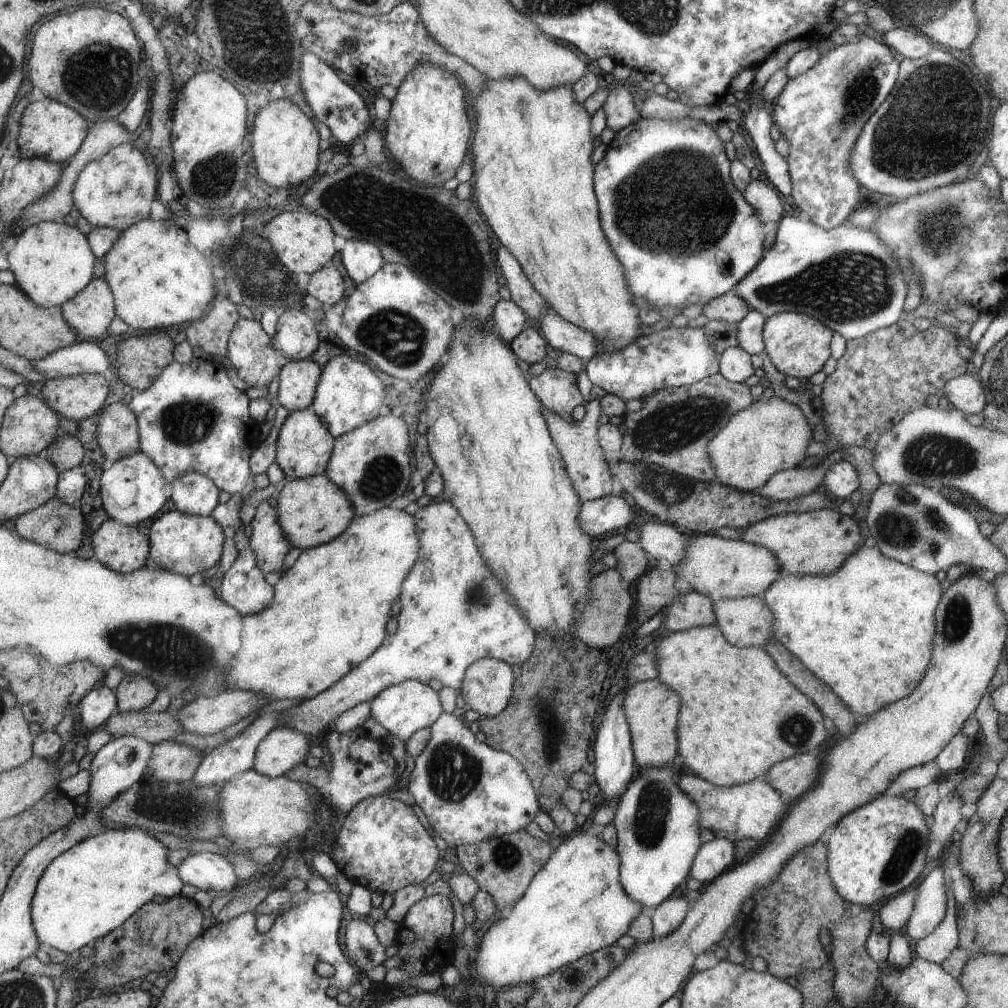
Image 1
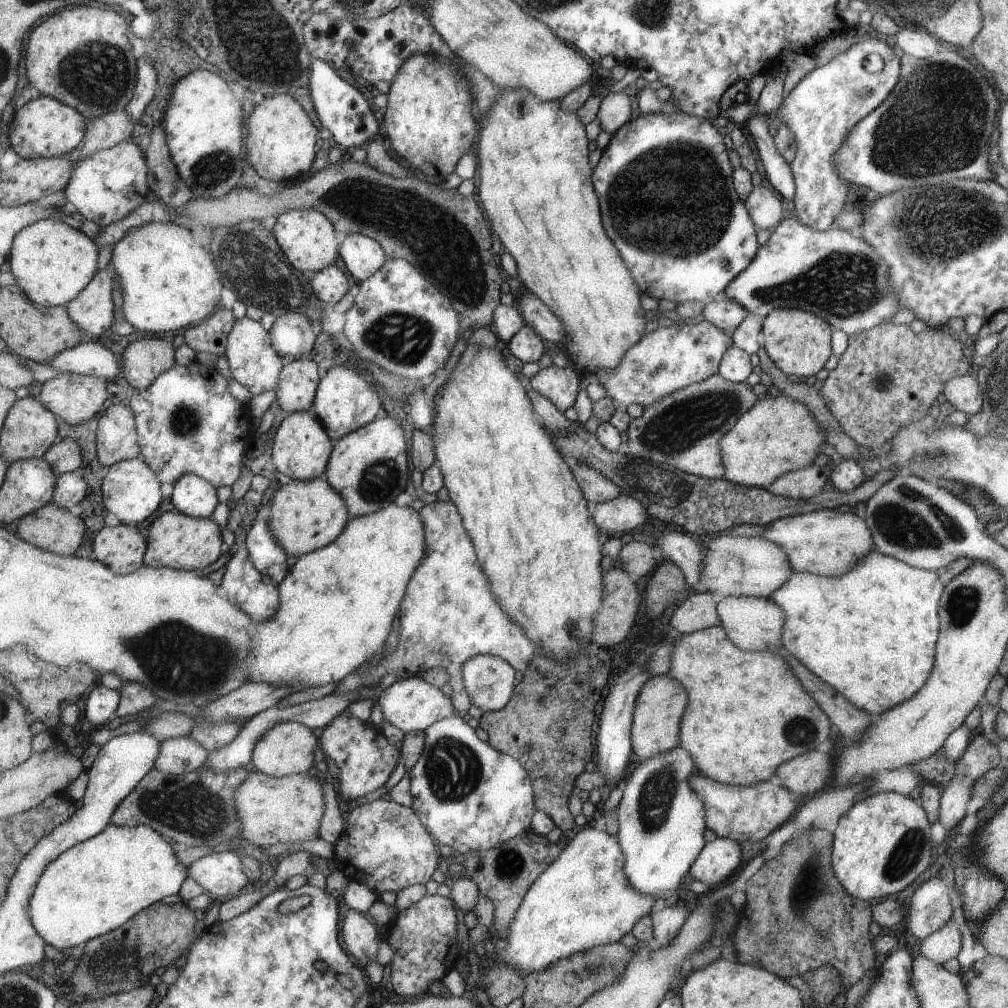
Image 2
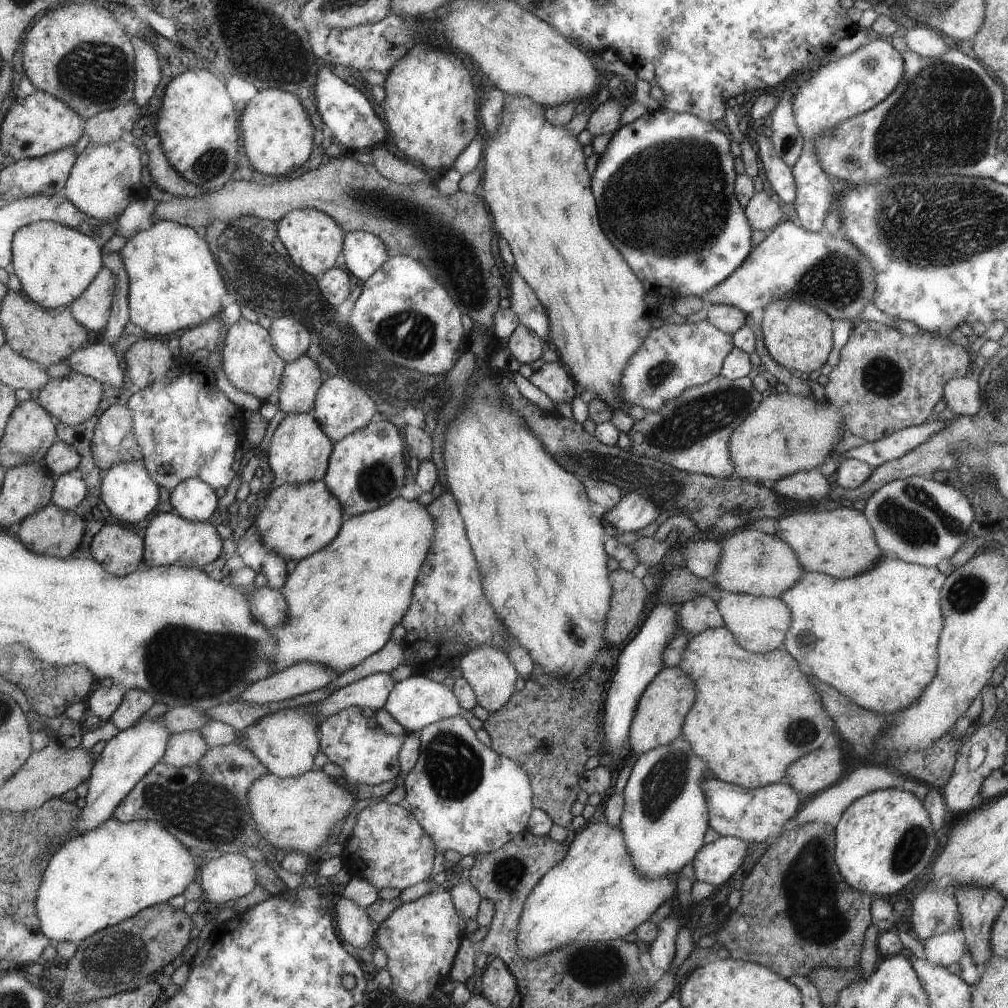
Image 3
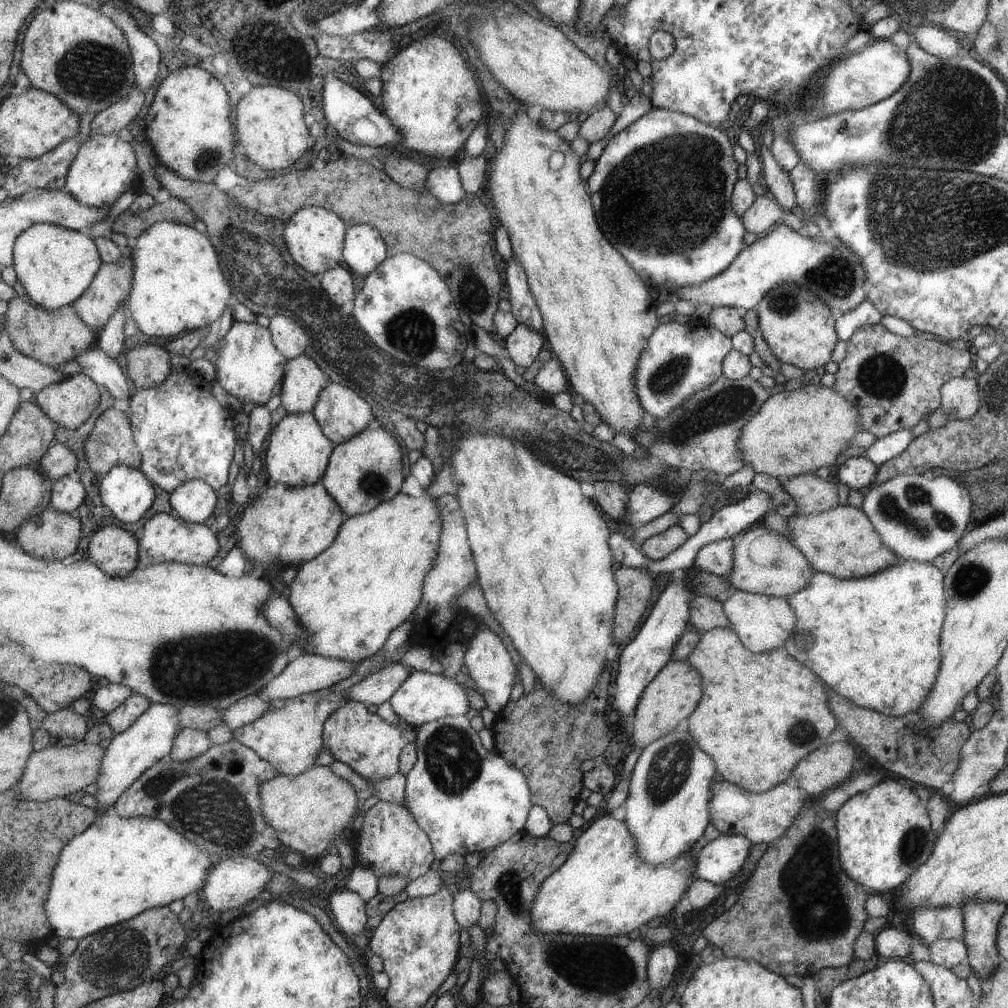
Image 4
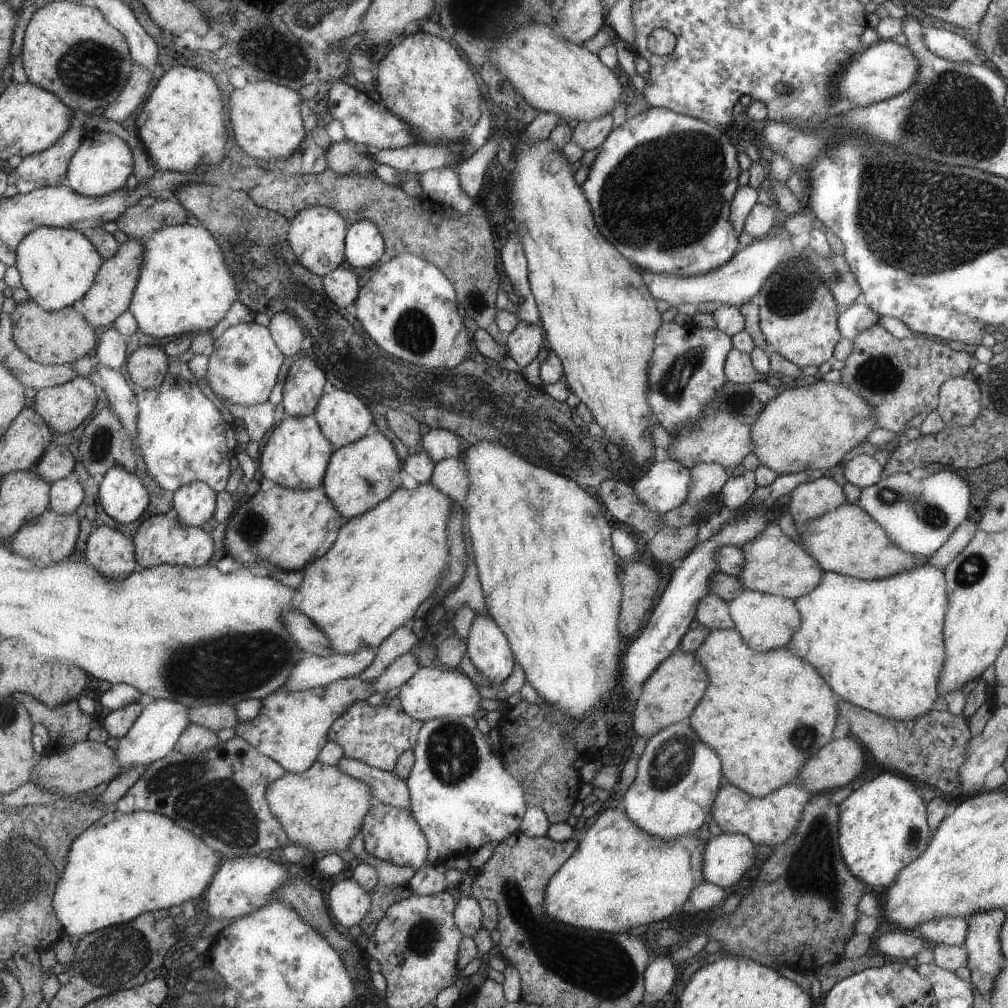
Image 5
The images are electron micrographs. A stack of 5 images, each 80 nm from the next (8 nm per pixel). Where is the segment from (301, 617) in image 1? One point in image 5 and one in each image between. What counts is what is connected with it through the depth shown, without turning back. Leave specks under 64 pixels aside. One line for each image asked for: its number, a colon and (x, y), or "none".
2: (337, 603)
3: (342, 609)
4: (350, 597)
5: (384, 563)

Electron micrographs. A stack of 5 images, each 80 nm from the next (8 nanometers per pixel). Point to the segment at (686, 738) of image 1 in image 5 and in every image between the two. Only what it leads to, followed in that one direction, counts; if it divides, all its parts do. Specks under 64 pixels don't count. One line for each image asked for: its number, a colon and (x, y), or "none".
2: (747, 713)
3: (758, 713)
4: (758, 721)
5: (765, 714)

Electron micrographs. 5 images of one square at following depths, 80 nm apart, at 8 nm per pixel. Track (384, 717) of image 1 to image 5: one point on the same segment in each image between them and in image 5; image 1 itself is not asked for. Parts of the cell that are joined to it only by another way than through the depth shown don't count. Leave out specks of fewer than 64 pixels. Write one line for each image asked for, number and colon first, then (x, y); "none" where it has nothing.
2: (409, 704)
3: (416, 701)
4: (423, 696)
5: (432, 692)

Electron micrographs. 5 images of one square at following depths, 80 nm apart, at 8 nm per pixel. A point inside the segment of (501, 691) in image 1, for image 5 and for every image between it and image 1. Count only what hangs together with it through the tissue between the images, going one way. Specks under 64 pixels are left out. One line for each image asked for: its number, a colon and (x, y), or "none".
2: (487, 679)
3: (487, 669)
4: (489, 664)
5: (487, 647)

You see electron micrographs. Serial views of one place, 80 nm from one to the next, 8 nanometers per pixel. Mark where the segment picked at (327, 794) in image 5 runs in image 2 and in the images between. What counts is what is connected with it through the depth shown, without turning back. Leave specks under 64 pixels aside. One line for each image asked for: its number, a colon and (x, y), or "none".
2: (271, 809)
3: (300, 813)
4: (312, 811)

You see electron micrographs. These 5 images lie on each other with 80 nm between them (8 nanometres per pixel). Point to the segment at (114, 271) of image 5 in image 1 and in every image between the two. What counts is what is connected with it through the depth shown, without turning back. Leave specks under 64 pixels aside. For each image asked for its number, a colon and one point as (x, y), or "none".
1: (90, 313)
2: (93, 310)
3: (93, 308)
4: (111, 287)

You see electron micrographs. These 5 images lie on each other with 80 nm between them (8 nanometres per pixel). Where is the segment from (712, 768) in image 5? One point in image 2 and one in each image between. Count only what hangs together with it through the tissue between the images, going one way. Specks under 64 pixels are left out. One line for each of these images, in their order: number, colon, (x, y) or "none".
2: (660, 826)
3: (663, 819)
4: (671, 782)

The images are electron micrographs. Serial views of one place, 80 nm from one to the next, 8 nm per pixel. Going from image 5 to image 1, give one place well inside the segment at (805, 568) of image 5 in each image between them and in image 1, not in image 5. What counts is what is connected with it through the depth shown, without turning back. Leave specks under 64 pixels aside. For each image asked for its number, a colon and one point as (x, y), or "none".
1: (719, 568)
2: (733, 565)
3: (752, 562)
4: (763, 562)

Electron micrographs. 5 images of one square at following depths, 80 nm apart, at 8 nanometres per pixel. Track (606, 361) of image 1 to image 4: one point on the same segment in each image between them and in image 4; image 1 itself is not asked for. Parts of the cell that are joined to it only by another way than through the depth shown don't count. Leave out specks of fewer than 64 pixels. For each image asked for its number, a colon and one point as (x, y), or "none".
2: (667, 359)
3: (674, 357)
4: (678, 360)

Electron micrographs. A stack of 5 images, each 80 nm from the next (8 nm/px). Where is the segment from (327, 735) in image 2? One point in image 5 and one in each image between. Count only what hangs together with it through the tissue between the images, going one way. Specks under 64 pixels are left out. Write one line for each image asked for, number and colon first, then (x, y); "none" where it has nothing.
3: (359, 744)
4: (369, 745)
5: (377, 735)

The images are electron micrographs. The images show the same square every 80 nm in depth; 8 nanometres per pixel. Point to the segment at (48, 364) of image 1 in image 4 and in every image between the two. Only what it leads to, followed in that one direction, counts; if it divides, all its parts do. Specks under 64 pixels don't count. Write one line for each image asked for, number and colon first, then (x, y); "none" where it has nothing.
2: (91, 358)
3: (98, 360)
4: (94, 362)

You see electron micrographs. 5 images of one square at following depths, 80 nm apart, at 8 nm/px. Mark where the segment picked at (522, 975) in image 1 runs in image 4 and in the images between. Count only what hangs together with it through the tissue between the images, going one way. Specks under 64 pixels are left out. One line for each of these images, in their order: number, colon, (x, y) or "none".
2: (583, 899)
3: (594, 894)
4: (603, 889)

